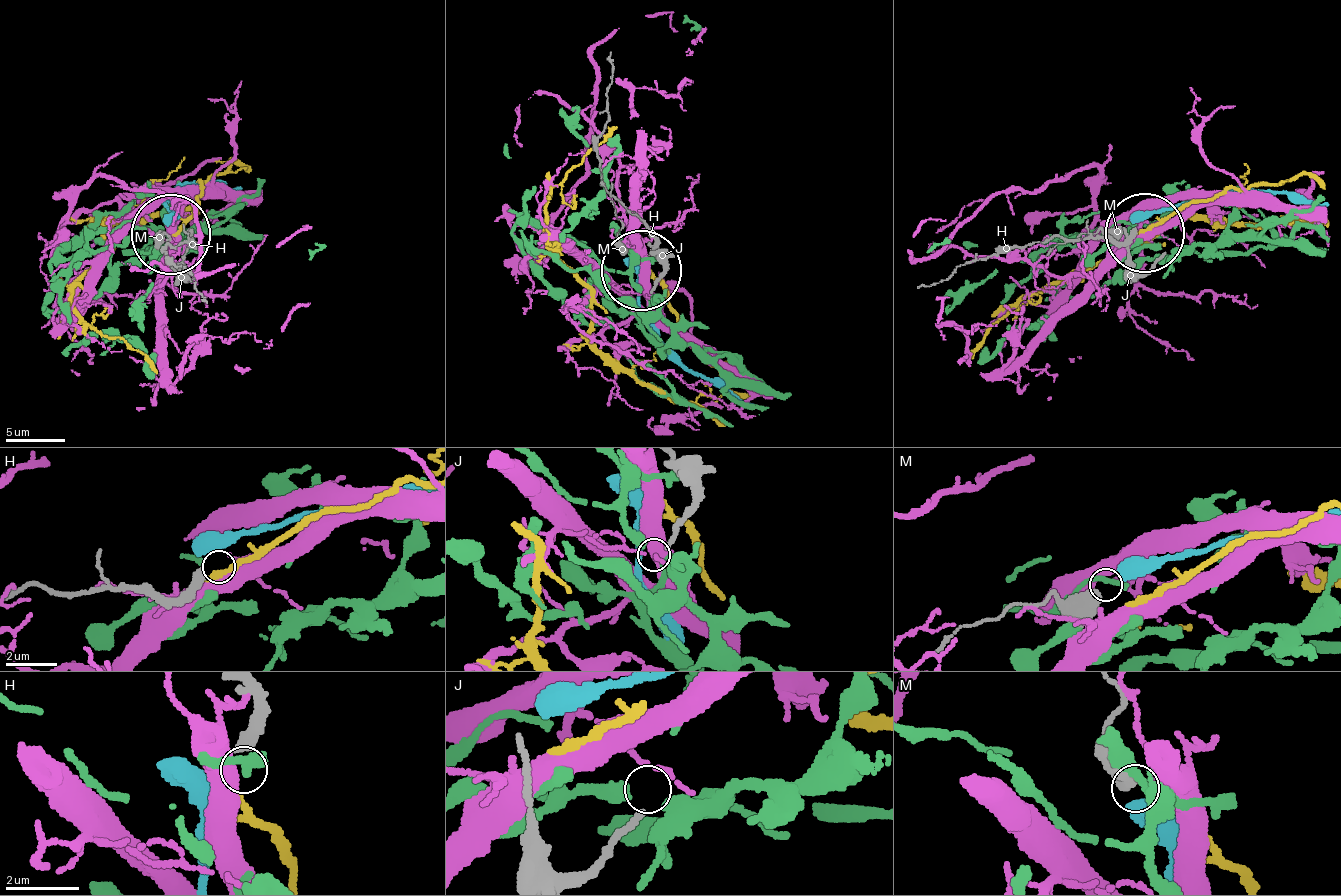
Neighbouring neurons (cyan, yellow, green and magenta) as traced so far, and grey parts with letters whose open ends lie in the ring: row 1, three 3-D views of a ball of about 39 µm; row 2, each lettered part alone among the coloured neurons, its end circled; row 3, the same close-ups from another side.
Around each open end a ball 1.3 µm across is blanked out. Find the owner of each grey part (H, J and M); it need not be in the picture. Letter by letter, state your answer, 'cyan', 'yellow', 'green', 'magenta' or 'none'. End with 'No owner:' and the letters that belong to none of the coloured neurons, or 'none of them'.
H: none
J: none
M: cyan
No owner: H, J

